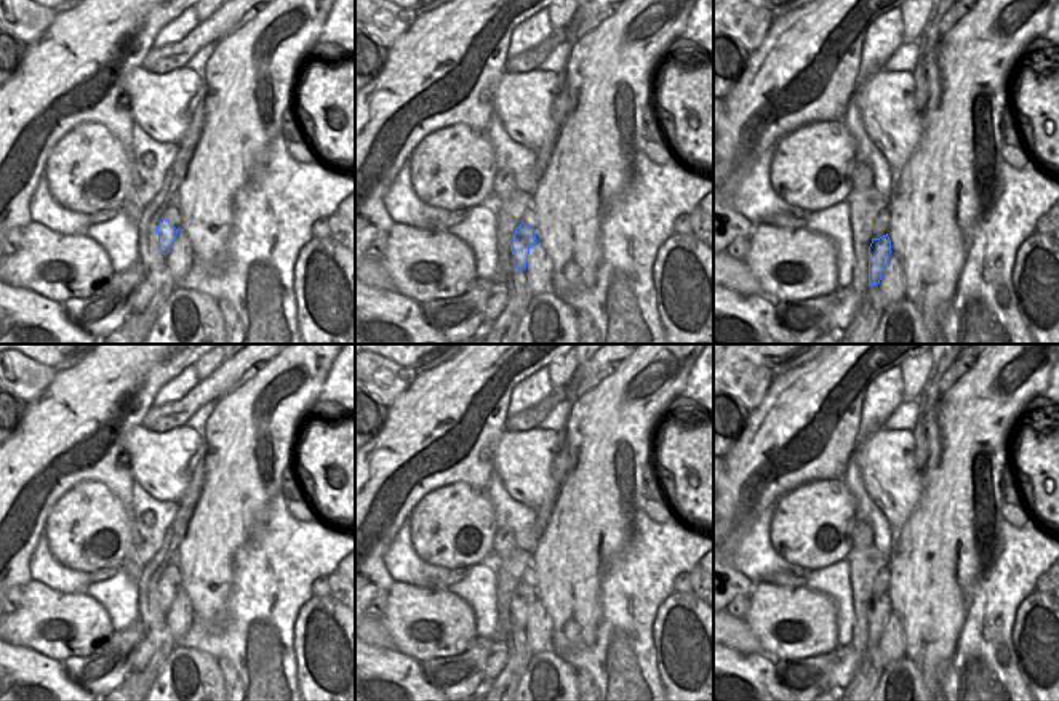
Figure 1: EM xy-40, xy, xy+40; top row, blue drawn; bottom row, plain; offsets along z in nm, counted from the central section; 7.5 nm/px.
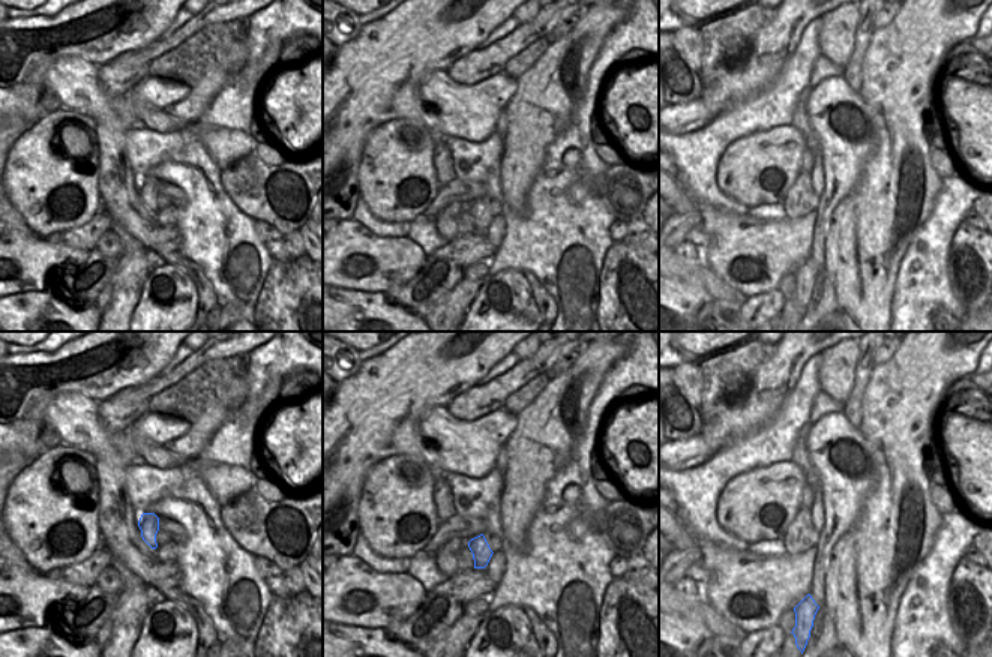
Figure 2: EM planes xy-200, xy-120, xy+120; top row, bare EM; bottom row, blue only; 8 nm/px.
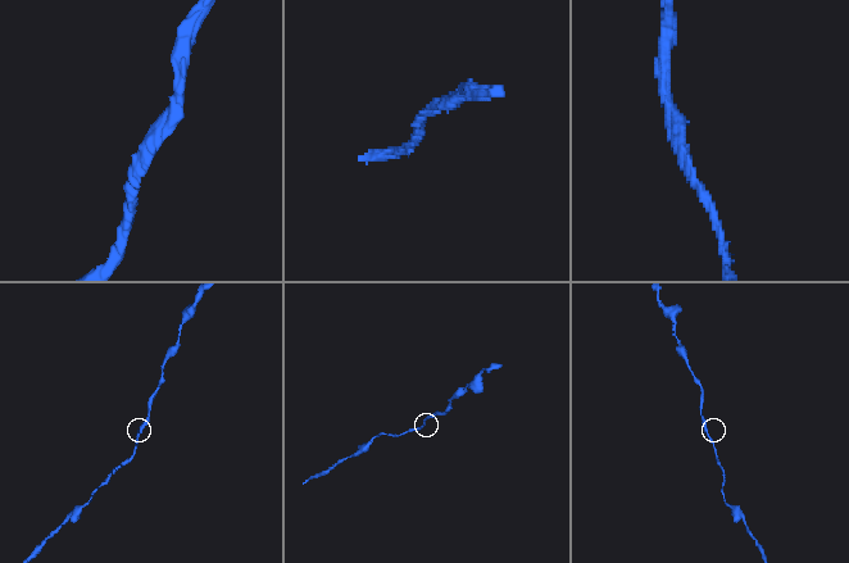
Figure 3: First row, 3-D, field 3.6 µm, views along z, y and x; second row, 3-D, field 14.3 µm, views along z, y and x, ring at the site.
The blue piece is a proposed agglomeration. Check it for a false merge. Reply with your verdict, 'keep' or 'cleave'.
keep

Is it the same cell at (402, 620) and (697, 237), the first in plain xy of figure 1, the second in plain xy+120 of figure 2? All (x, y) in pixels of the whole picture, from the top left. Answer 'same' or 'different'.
different

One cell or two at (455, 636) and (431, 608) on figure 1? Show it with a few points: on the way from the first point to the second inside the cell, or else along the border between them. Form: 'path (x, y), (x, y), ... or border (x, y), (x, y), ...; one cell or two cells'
path (448, 629), (437, 615); one cell

